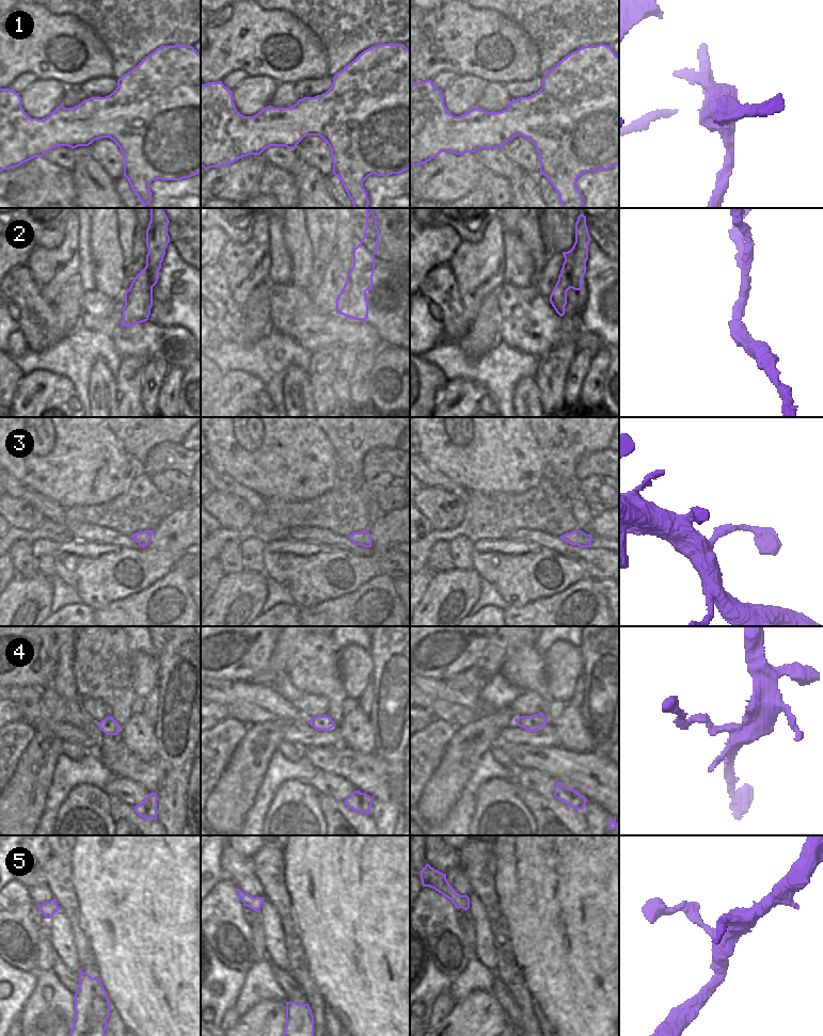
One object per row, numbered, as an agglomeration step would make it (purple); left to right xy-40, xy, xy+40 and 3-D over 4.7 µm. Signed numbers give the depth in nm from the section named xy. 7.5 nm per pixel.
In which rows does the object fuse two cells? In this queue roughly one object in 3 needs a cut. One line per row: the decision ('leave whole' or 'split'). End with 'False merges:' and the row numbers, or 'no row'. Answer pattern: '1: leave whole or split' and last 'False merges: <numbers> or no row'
1: leave whole
2: split
3: leave whole
4: leave whole
5: leave whole
False merges: 2

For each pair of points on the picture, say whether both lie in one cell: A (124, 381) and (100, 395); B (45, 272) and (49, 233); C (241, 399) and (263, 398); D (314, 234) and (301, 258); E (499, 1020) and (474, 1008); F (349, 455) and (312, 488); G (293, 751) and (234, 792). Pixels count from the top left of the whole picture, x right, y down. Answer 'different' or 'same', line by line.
A: different
B: different
C: same
D: different
E: same
F: different
G: different

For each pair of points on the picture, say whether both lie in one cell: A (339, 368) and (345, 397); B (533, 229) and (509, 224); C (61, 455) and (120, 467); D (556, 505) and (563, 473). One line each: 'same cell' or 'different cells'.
A: same cell
B: different cells
C: same cell
D: different cells

